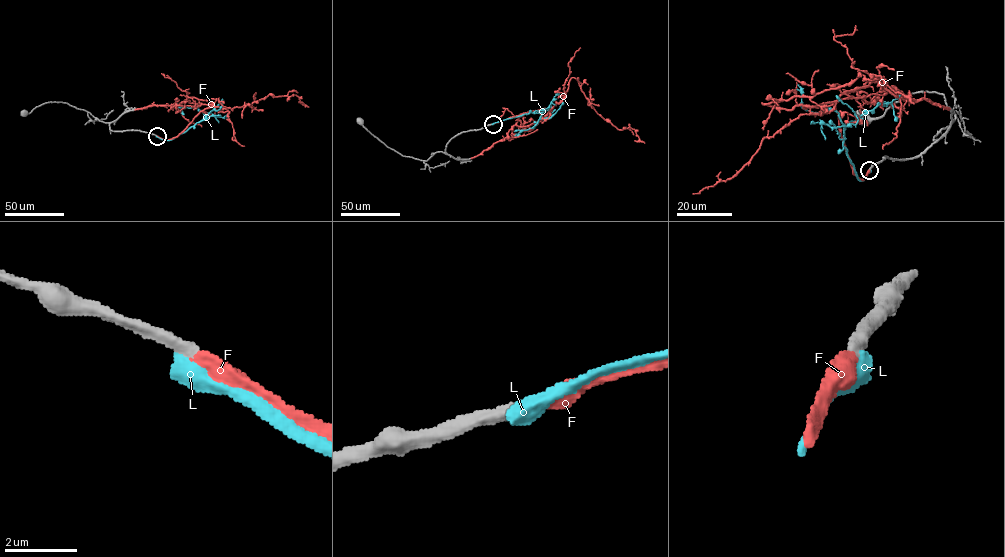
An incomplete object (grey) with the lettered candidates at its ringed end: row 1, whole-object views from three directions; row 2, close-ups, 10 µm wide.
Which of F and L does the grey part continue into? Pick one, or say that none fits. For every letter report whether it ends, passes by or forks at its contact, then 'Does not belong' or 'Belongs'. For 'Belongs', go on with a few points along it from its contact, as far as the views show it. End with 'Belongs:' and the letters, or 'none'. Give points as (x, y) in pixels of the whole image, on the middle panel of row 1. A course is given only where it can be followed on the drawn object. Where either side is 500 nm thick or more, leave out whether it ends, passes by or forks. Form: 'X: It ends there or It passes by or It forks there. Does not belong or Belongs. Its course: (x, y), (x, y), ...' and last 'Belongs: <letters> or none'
F: It ends there. Belongs. Its course: (492, 124), (551, 109), (575, 77), (596, 111), (618, 129), (634, 129), (645, 143)
L: Does not belong
Belongs: F

